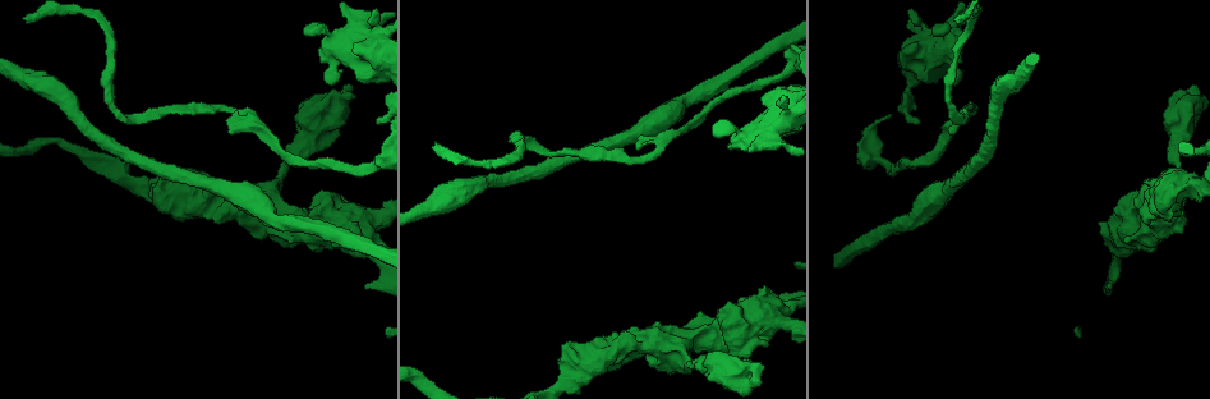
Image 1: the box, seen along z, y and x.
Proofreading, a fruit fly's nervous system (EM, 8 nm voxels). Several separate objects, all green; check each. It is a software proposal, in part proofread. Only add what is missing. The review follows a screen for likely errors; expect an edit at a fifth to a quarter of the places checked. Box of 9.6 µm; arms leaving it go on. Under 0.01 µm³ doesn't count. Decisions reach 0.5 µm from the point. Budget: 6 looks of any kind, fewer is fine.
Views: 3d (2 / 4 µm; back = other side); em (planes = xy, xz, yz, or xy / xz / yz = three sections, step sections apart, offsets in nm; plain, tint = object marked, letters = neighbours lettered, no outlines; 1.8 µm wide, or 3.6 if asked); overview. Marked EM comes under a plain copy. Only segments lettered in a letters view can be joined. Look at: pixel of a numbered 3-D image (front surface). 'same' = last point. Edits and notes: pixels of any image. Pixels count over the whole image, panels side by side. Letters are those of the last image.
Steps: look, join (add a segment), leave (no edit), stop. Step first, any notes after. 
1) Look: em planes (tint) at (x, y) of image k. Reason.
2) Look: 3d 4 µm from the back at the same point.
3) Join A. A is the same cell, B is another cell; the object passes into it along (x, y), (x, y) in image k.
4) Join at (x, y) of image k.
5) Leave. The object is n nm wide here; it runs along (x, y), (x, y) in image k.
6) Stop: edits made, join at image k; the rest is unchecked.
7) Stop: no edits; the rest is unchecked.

Look: em xy step 4 (letters) at (1186, 95) of image 1. Thick end.

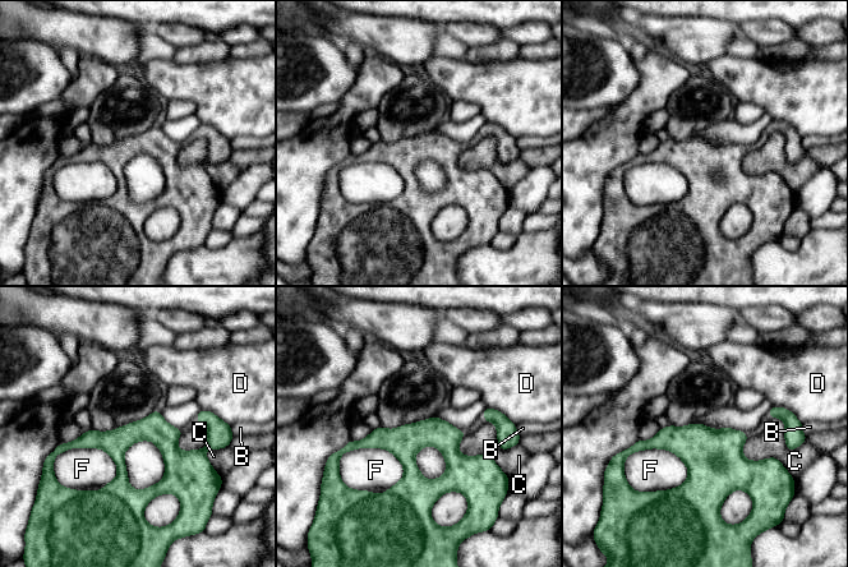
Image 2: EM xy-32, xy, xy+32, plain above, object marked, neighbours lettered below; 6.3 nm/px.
Leave. B, C, D and F are other cells; a border runs along (52, 460), (102, 448), (118, 474) in image 2; none of them fits.

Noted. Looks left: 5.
Look: em 3.6 µm planes (letters) at (713, 126) of image 1. An open end.

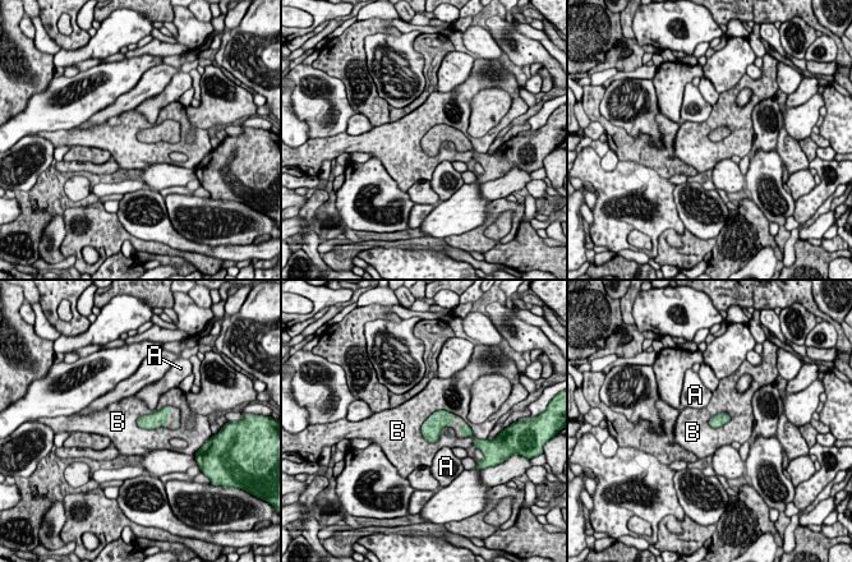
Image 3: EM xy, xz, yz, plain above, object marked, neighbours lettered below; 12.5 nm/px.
Leave. The longest contact is with B, 500 nm; A and B are other cells; a border runs along (452, 413), (436, 410), (423, 438) in image 3; none of them fits.

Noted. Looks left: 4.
Look: em 3.6 µm xz step 8 (letters) at (339, 207) of image 1. Touches itself.

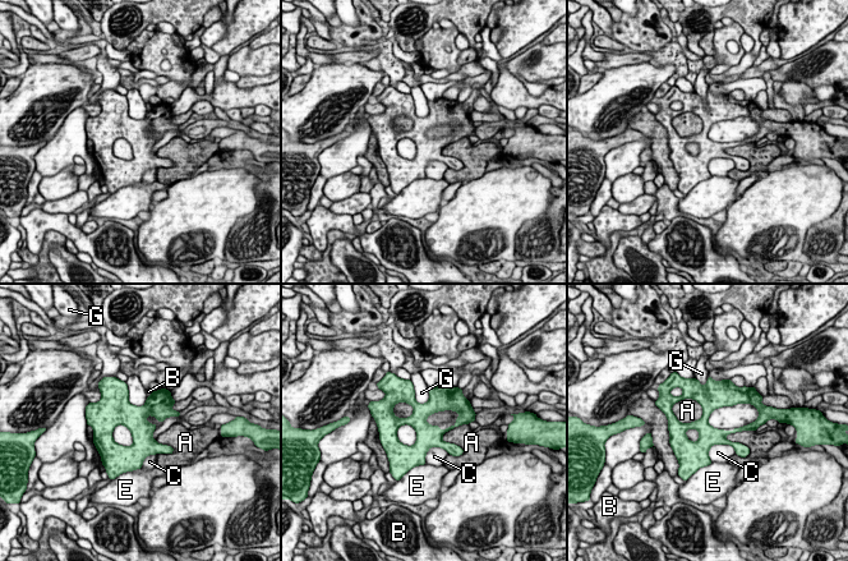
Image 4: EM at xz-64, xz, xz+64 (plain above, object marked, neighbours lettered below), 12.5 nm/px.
Leave. The longest contact is with A, 420 nm; A, B, C, E and G are other cells; a border runs along (671, 408), (681, 422), (703, 415) in image 4; none of them fits.

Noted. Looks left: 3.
Stop: no edits; the rest is unchecked.

